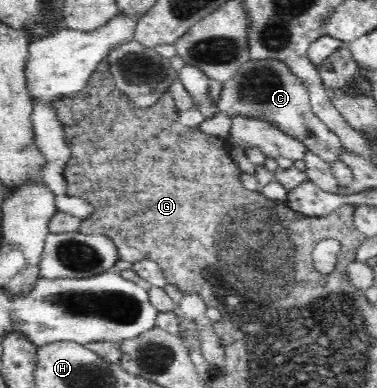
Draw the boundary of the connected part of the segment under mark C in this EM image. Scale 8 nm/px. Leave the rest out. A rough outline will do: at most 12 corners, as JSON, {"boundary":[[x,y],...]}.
{"boundary":[[249,59],[219,109],[267,119],[325,162],[343,143],[287,63]]}

